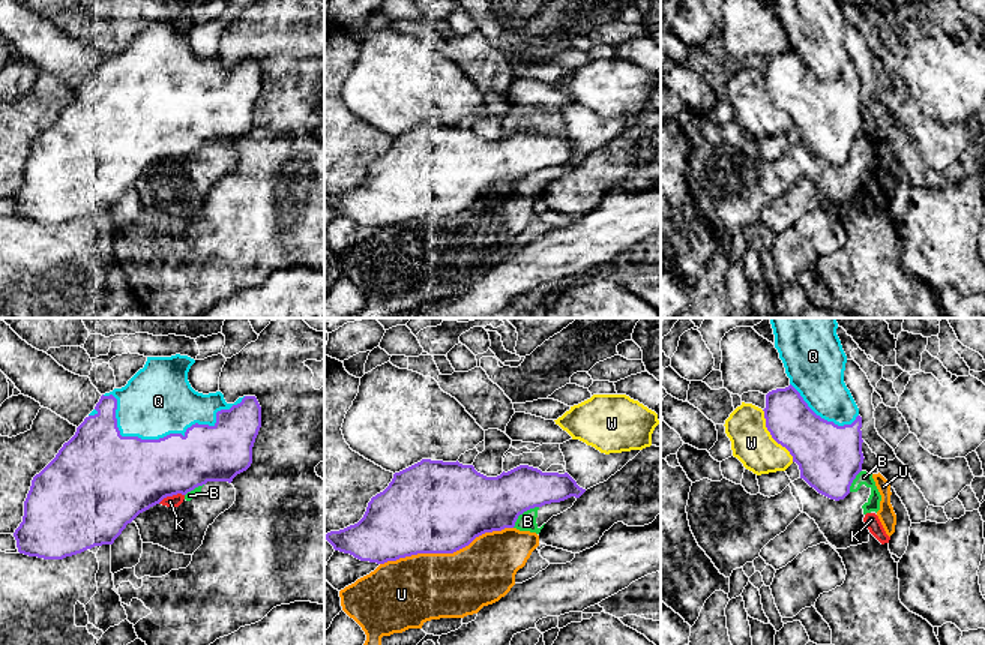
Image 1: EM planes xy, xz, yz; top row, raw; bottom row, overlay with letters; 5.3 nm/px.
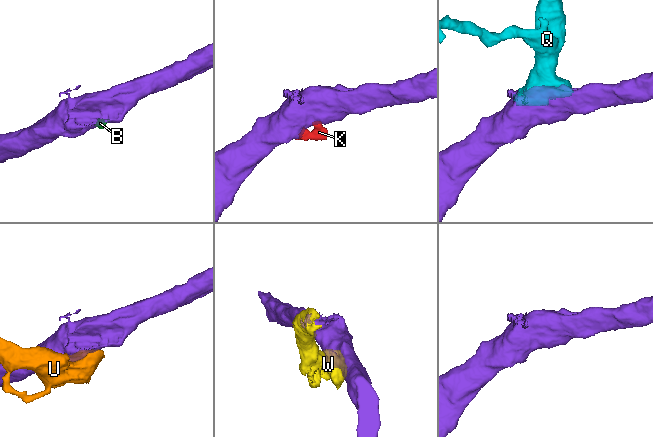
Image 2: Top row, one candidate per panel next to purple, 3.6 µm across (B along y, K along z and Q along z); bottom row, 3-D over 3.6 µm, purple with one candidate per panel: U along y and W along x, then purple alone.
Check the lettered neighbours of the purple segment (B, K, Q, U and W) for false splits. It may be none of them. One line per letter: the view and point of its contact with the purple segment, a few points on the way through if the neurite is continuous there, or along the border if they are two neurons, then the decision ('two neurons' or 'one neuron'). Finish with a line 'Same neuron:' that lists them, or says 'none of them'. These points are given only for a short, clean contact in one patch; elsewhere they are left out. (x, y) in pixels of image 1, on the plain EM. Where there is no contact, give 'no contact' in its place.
B: meets purple in xz at (523, 176); border along xz (538, 170), (524, 174), (512, 191); two neurons
K: meets purple in xy at (170, 159); border along xy (183, 158), (164, 161), (158, 167); two neurons
Q: meets purple in xy at (162, 102); one neuron
U: meets purple in xz at (446, 216); two neurons
W: meets purple in yz at (772, 101); two neurons
Same neuron: Q

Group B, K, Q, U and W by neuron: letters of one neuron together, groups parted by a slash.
B K U / Q / W

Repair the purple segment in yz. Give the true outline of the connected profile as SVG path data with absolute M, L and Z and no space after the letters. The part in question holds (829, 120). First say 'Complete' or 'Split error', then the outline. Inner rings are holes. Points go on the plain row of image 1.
Split error. M775 0L790 50L766 58L764 82L772 102L785 111L803 142L818 158L839 165L862 135L862 81L844 46L847 20L838 0Z

